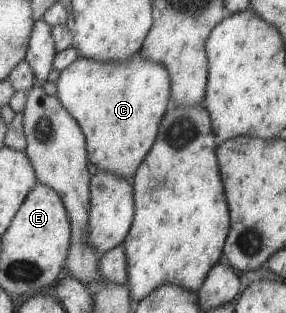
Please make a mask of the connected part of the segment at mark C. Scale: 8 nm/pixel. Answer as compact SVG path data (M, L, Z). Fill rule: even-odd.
M139 51L134 52L128 59L113 62L101 62L78 56L70 65L60 70L55 95L79 125L85 139L89 162L93 163L97 170L101 169L129 179L151 148L159 121L167 105L171 104L167 69L158 62L143 58Z

